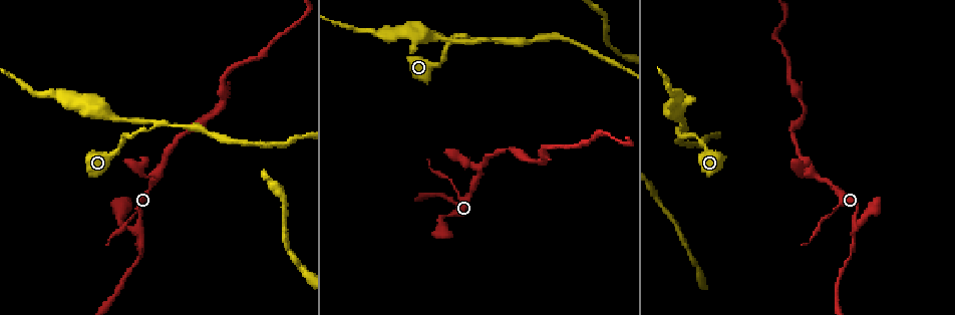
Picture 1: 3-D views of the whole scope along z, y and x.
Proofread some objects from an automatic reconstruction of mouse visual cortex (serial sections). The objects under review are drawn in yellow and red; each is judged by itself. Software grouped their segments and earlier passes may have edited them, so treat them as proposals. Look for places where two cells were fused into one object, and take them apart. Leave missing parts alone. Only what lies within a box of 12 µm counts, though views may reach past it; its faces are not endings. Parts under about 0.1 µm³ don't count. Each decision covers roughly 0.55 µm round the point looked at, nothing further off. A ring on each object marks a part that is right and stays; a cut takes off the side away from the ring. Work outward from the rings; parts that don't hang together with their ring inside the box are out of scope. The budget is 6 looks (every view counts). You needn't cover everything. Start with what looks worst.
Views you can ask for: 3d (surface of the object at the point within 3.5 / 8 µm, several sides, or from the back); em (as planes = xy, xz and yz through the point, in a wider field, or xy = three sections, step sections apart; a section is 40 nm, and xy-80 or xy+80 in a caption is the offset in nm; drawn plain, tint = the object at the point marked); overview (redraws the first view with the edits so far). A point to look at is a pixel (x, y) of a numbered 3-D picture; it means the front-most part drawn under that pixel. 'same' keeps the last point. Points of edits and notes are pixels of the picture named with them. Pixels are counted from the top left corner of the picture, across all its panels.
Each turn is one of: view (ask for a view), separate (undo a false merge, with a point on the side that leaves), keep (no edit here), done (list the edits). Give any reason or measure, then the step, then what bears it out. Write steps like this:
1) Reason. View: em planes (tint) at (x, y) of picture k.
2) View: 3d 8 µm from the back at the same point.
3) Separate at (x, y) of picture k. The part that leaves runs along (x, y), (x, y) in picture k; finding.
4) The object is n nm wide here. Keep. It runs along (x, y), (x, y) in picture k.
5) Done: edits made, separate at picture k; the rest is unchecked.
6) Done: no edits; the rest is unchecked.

Arms run side by side. View: 3d 3.5 µm at (681, 126) of picture 1.

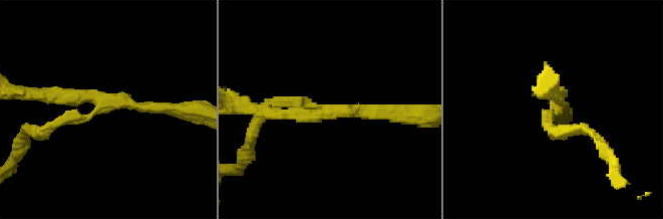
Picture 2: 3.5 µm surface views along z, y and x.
3 arms meet here; the arms are 150, 200, 200 nm wide. View: em xy step 3 (tint) at (101, 108) of picture 2.

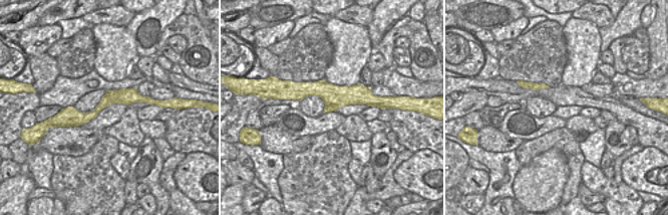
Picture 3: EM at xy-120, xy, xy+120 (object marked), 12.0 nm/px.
The object is 280 nm wide here. Keep. It runs along (44, 131), (87, 119), (99, 100), (41, 93) in picture 2; one cell here.

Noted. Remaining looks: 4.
Three-way junction. View: em xy step 5 (tint) at (458, 213) of picture 1.

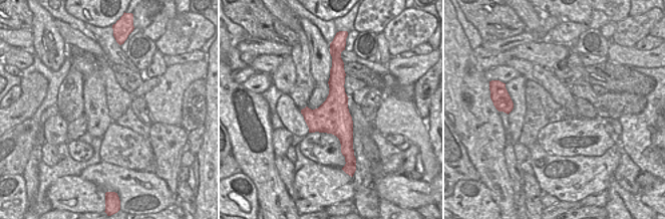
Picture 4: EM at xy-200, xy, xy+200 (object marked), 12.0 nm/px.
Wider look. View: 3d 3.5 µm at the same point.

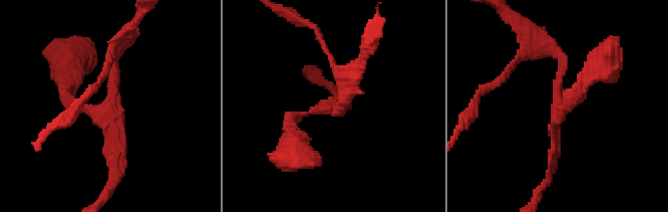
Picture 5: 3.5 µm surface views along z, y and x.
The object is 400 nm wide here. Keep. It runs along (344, 95), (298, 116), (292, 137) in picture 5; one cell here.

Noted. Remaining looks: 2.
Arms part here. View: 3d 3.5 µm at (422, 31) of picture 1.

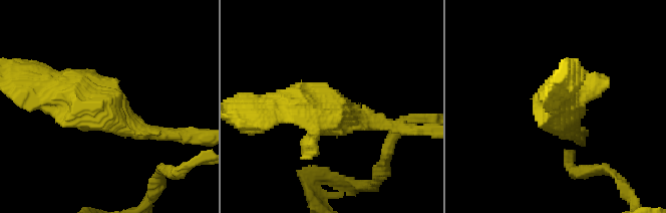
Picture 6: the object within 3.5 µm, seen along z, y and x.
Shape alone is not enough. View: em xy step 2 (tint) at (563, 113) of picture 6.

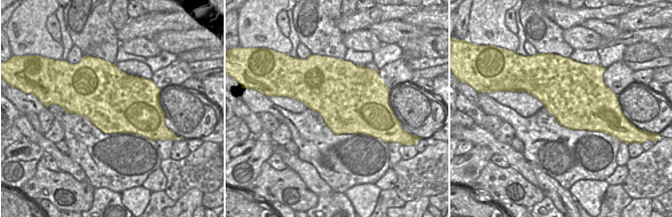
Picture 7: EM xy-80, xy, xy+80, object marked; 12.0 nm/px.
Keep. It runs along (142, 131), (75, 93), (26, 81) in picture 6; all the same cell.

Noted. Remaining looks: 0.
Done: no edits; the rest is unchecked.

